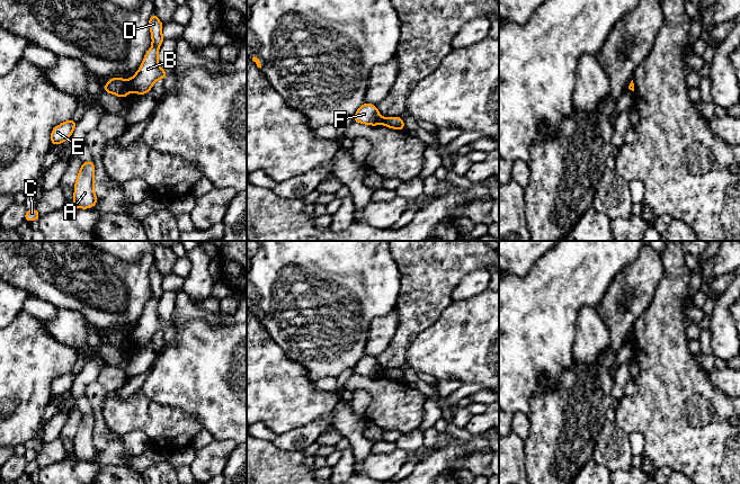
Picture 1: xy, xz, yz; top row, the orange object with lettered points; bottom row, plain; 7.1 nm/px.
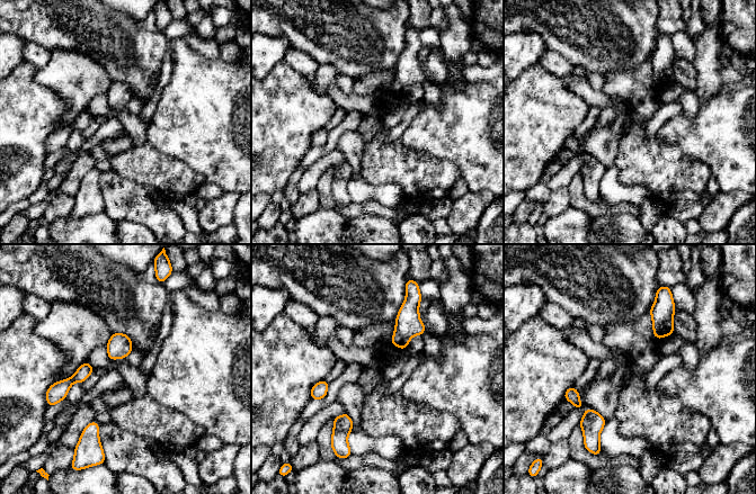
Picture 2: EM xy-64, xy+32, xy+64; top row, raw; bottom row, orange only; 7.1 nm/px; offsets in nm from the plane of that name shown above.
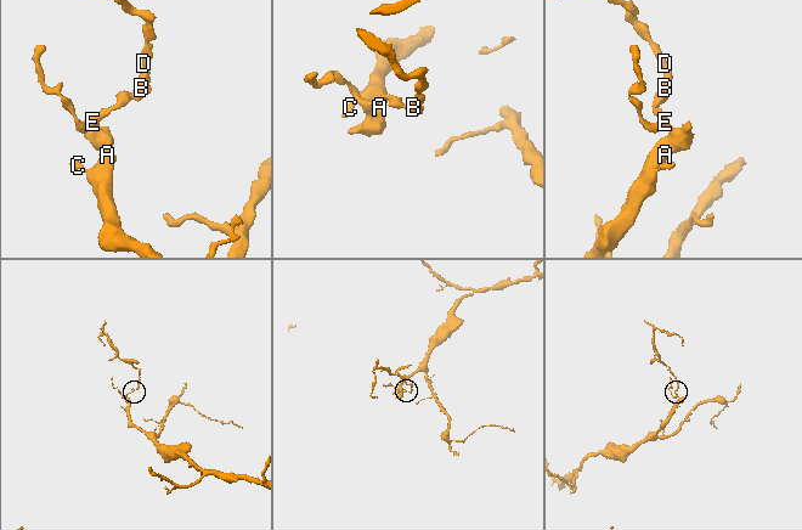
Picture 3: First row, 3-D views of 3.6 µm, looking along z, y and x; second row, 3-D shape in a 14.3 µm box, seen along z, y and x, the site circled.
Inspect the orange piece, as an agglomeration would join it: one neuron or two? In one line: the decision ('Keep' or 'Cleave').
Cleave

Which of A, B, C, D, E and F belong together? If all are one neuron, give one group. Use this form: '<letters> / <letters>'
A C E F / B D

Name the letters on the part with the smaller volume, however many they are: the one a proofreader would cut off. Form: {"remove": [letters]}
{"remove": ["B", "D"]}

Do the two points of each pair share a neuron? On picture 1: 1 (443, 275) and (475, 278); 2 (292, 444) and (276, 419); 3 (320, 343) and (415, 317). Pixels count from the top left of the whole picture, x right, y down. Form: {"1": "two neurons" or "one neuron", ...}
{"1": "two neurons", "2": "two neurons", "3": "two neurons"}

